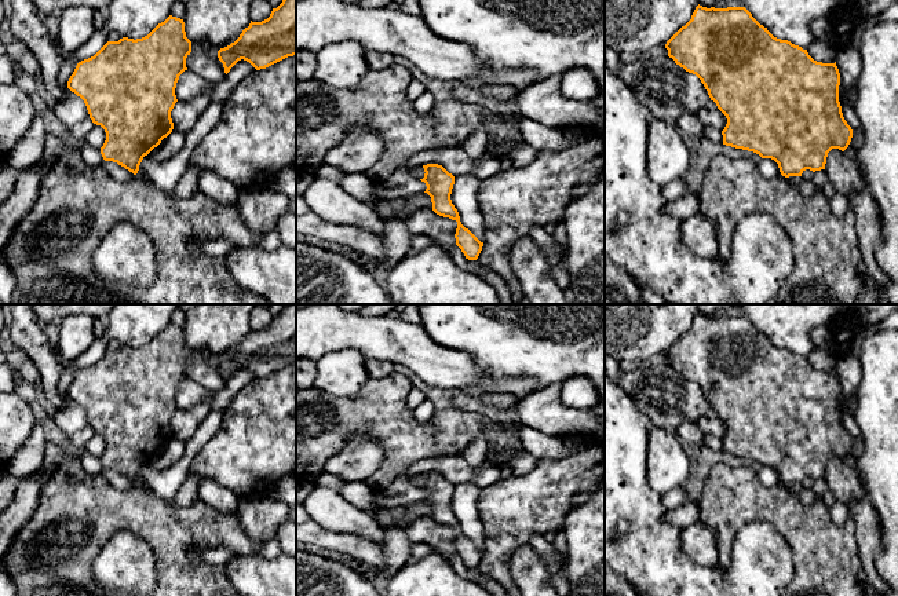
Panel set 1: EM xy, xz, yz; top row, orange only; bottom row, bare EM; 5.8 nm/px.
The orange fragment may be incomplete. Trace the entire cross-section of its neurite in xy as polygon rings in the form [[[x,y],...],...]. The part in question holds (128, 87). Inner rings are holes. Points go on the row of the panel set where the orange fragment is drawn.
[[[169,15],[147,36],[107,41],[94,56],[77,63],[67,88],[84,100],[92,123],[105,129],[106,140],[101,147],[105,161],[117,162],[136,175],[143,157],[172,132],[175,88],[179,76],[187,70],[190,52],[183,19]]]

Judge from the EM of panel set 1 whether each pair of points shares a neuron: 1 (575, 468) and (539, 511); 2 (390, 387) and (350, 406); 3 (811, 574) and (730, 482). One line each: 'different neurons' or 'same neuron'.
1: same neuron
2: same neuron
3: same neuron

